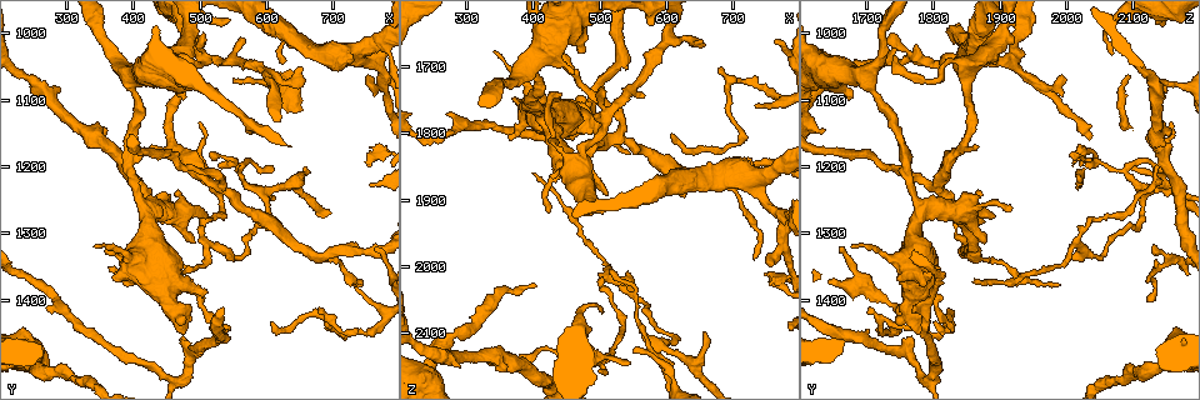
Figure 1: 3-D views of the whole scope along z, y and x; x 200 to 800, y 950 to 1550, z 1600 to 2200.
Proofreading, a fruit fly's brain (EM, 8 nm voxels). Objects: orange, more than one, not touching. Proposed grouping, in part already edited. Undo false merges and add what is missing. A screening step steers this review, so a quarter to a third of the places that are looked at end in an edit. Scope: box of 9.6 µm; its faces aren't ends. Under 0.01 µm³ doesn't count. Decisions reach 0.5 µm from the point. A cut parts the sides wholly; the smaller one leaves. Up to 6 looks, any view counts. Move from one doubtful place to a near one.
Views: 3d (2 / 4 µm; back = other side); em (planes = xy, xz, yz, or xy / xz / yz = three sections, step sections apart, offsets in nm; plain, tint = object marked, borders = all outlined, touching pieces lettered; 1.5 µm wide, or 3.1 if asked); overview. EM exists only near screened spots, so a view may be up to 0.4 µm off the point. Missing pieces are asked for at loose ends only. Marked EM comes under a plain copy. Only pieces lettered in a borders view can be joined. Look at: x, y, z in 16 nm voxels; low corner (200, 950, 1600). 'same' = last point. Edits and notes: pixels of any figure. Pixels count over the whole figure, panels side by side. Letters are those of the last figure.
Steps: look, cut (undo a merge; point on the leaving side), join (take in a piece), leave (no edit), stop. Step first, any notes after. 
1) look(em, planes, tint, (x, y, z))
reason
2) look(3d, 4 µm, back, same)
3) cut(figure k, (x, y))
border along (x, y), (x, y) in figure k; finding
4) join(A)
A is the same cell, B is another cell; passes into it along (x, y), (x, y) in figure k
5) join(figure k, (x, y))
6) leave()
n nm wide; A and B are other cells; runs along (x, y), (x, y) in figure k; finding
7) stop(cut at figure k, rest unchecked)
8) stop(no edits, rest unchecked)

look(3d, 2 µm, (425, 1265, 1925))
thin end

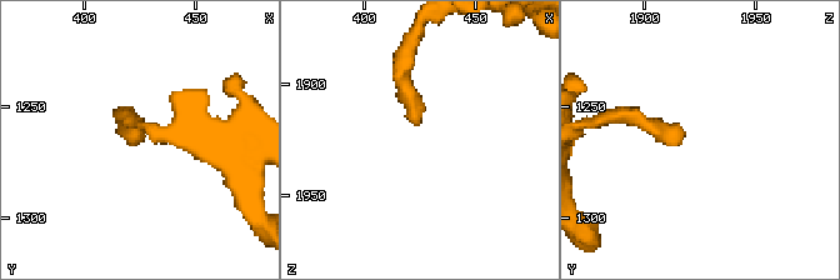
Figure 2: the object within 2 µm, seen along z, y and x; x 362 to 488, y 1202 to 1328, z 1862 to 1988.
look(em, planes, borders, (424, 1263, 1919))

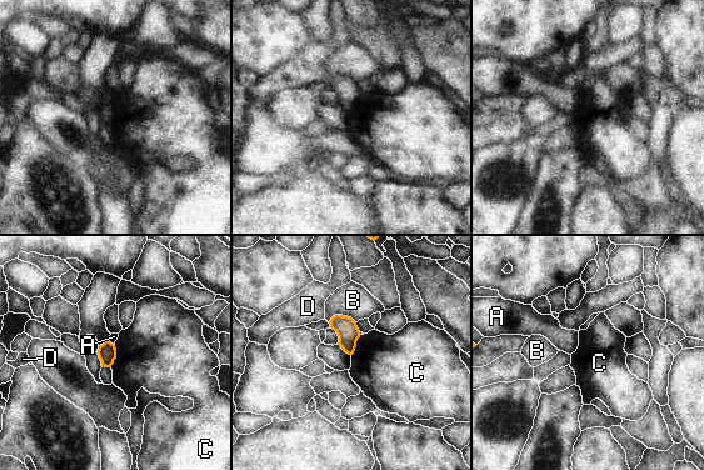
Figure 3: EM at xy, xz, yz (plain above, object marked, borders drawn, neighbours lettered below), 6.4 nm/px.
leave()
120 nm wide; A, B, C and D are other cells; border along (115, 345), (115, 359), (110, 366) in figure 3; no lettered piece goes on from it

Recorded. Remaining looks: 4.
look(3d, 2 µm, (500, 1130, 2160))
long arm stops here

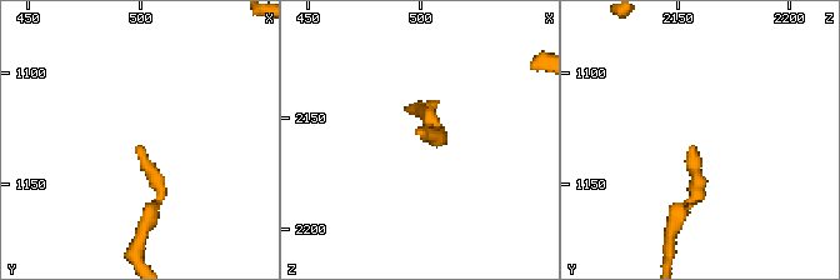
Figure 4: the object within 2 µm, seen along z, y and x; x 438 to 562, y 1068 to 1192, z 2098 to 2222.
look(em, xy, step 8, tint, (501, 1135, 2160))

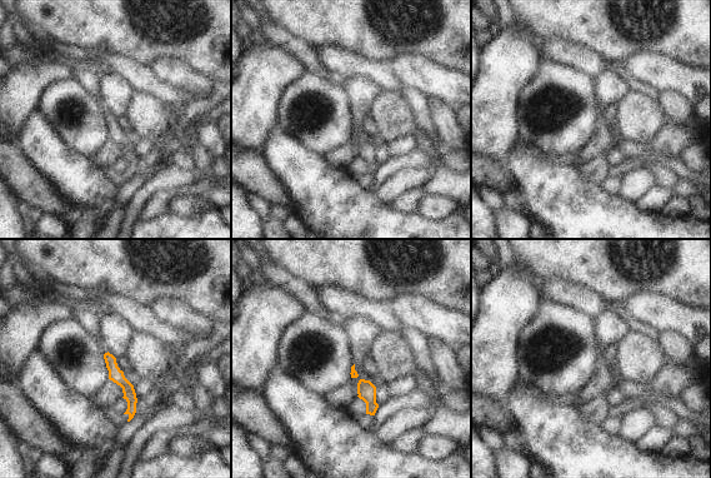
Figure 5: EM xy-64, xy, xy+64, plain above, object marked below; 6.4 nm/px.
look(em, xy, step 8, borders, same)
what lies round it

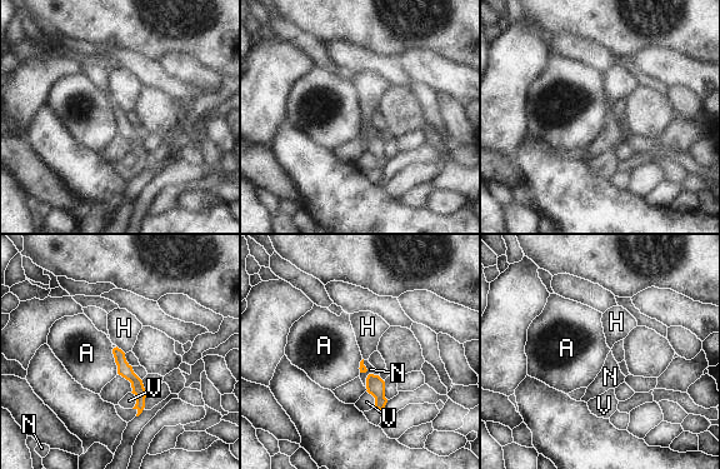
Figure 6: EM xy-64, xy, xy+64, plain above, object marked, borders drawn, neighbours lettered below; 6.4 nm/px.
leave()
A, H, N and V are other cells; runs along (116, 352), (136, 383), (139, 408) in figure 6; no lettered piece goes on from it

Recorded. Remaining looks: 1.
stop(no edits, rest unchecked)

